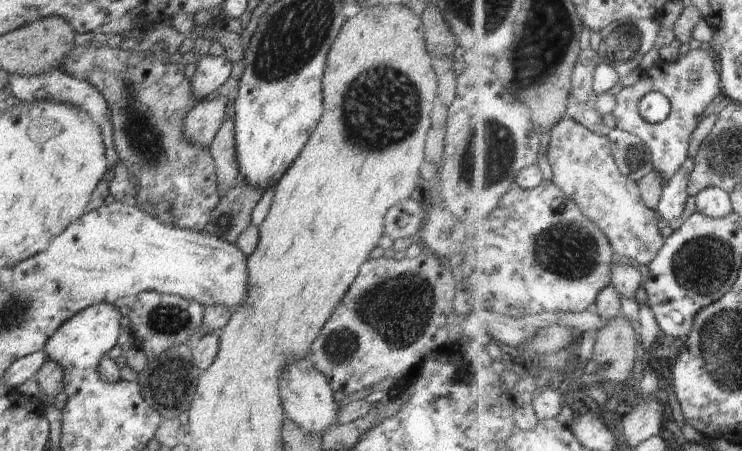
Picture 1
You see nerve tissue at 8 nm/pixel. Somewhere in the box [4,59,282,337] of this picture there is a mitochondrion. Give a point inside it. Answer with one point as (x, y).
(142, 132)

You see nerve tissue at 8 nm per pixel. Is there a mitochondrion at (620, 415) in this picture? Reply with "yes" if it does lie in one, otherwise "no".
no

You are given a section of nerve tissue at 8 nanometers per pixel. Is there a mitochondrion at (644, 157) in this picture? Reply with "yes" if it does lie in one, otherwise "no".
no

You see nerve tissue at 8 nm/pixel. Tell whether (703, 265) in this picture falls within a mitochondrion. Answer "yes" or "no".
yes

